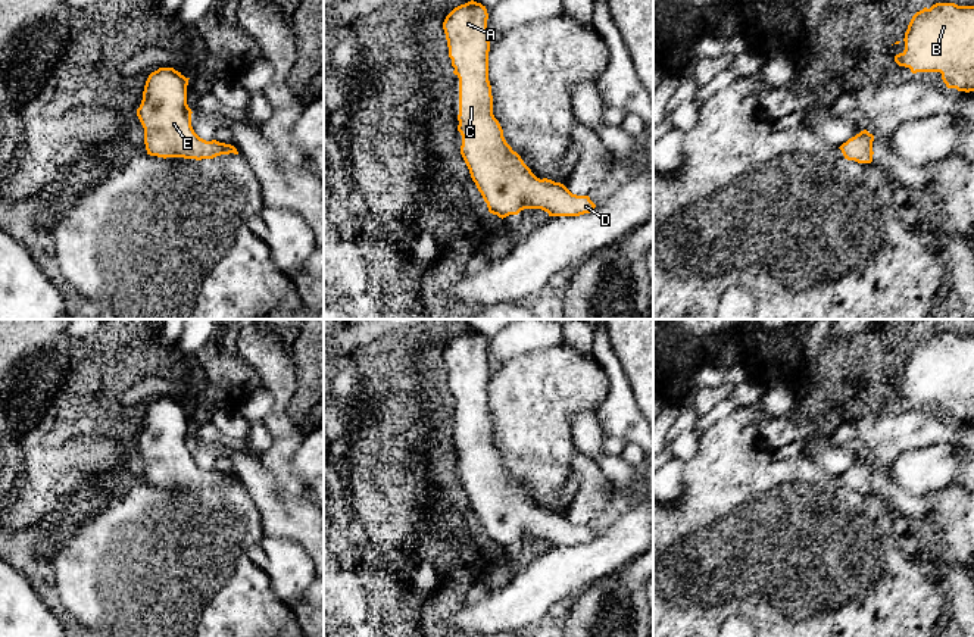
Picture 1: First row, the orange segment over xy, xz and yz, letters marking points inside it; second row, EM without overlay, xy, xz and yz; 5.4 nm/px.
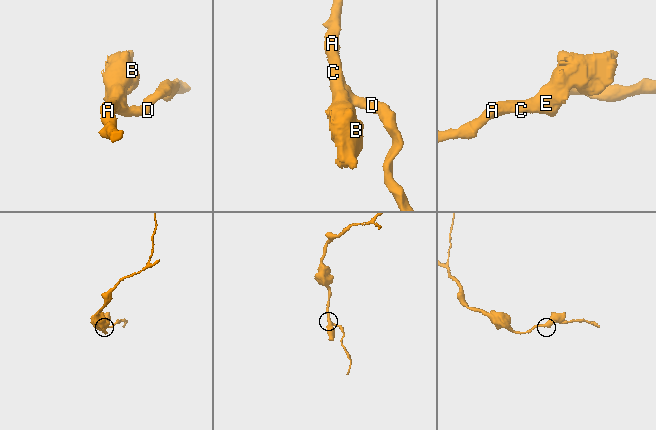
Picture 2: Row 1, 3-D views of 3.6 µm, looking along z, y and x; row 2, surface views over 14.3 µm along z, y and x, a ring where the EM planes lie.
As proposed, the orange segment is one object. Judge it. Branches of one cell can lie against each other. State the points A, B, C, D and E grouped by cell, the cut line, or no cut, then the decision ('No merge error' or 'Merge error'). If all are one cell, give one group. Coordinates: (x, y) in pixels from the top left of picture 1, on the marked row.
Groups: A B C D E. No split. No merge error

